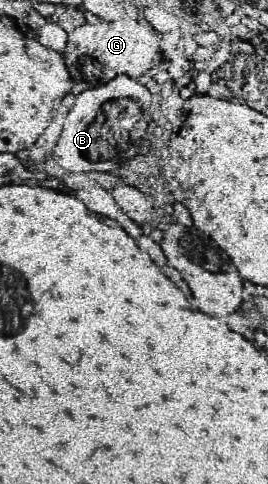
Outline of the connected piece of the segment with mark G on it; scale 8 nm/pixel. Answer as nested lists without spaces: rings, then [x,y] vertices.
[[[121,19],[117,23],[99,21],[97,25],[85,23],[69,33],[69,49],[63,59],[71,73],[69,93],[79,95],[91,85],[109,81],[115,75],[127,75],[129,79],[137,81],[157,65],[159,47],[153,33],[145,31],[139,23],[133,23],[129,19]]]

